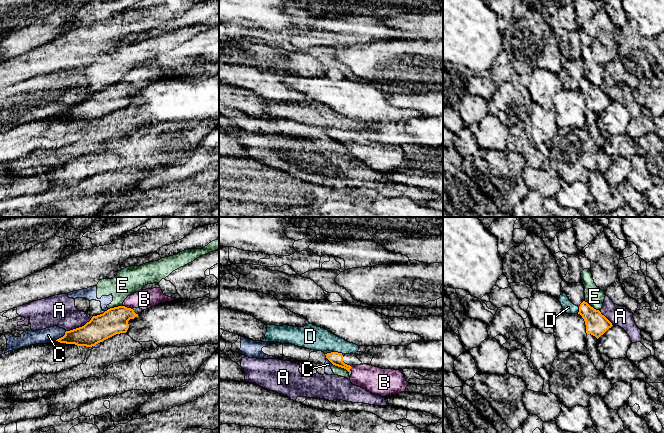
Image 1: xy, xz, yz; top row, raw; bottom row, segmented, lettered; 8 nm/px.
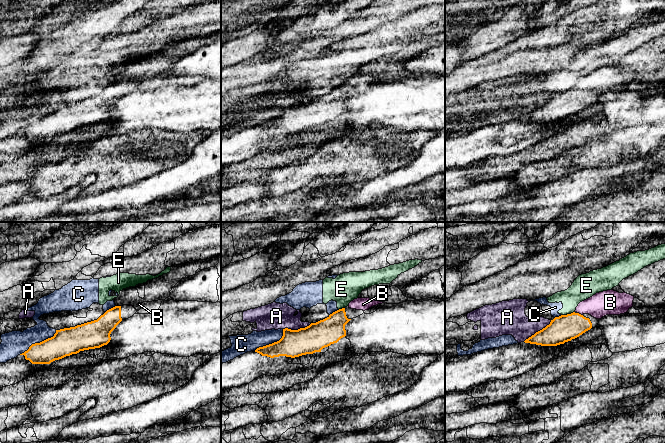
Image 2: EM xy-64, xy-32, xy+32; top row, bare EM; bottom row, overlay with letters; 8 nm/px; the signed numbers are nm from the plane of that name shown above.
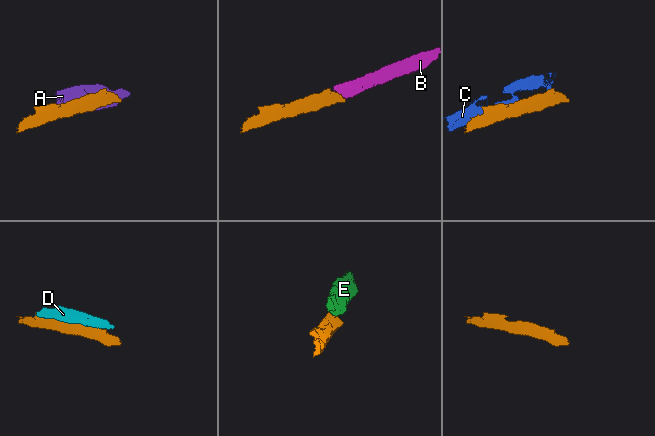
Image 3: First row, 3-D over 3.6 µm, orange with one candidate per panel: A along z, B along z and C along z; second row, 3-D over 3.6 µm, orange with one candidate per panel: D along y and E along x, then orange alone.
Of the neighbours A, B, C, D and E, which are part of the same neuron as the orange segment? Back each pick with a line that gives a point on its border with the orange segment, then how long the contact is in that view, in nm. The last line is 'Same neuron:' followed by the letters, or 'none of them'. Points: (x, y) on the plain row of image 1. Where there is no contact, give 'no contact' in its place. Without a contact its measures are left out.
B: contact xy (126, 83); length 80 nm
Same neuron: B

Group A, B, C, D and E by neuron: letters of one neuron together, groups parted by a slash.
A C / B / D / E

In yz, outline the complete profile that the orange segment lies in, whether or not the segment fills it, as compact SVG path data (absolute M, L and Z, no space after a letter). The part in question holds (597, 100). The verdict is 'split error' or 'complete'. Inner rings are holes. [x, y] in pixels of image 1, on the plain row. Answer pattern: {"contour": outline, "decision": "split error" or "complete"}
{"contour": "M585 77L580 80L578 90L585 97L586 109L595 112L597 115L613 102L599 86L594 85Z", "decision": "complete"}

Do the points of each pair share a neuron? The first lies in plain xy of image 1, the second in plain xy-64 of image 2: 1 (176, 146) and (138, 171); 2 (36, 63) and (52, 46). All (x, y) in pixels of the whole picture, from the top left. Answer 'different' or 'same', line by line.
1: same
2: different

